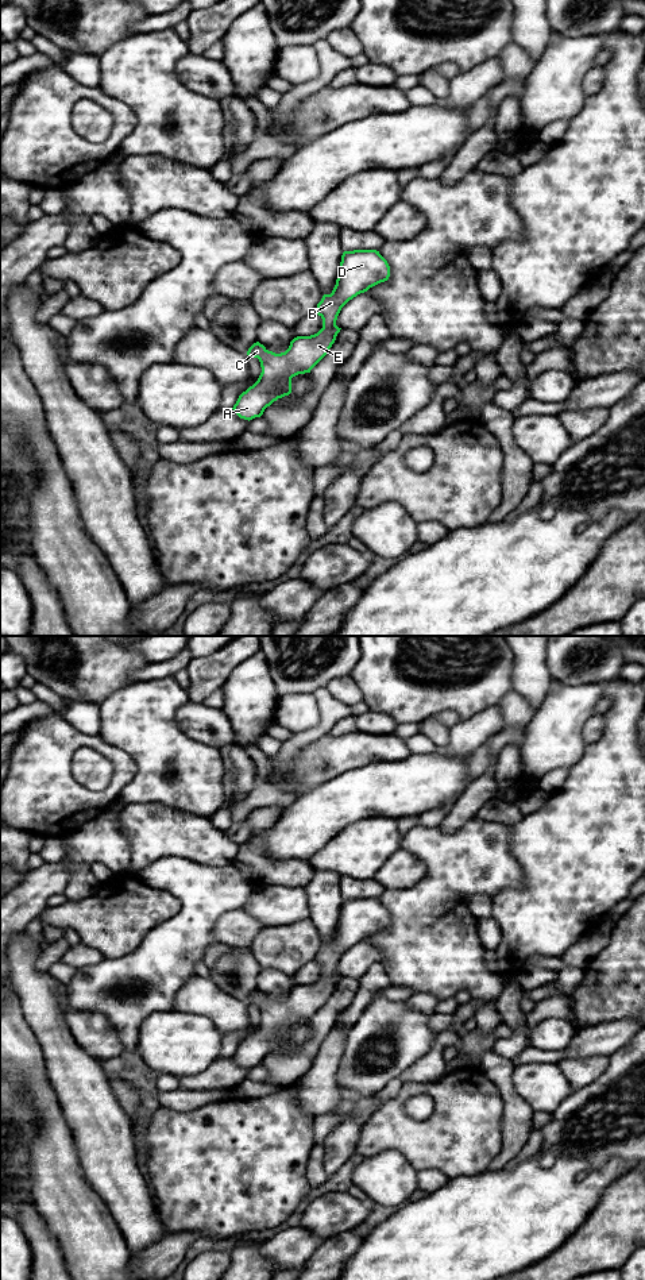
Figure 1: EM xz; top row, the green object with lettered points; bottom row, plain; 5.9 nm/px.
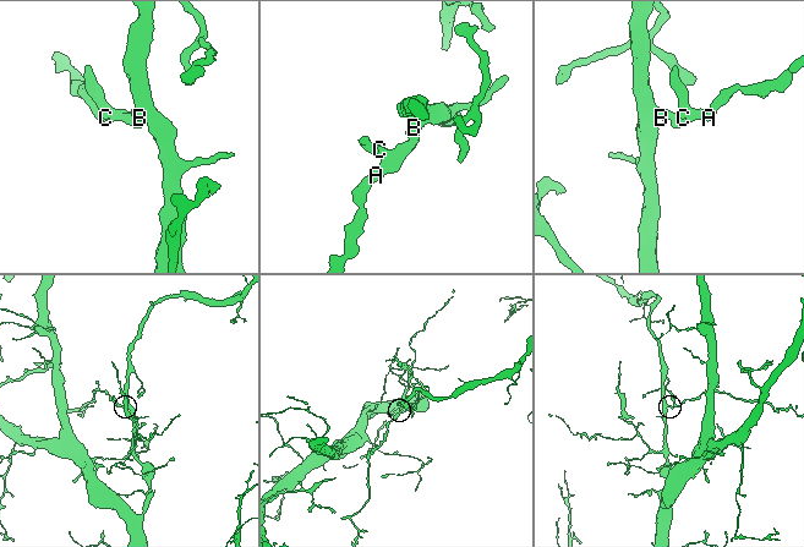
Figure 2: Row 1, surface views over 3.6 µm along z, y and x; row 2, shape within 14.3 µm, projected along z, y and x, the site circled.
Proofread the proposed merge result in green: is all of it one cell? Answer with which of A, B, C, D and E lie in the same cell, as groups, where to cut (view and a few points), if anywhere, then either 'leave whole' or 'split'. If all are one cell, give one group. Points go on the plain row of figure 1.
A C E / B D | xz (335, 972), (331, 976), (323, 976) | split

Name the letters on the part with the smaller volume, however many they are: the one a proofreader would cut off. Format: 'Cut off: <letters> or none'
Cut off: A, C, E

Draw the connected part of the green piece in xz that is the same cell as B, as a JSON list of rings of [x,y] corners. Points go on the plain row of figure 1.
[[[376,898],[344,899],[339,914],[336,933],[331,942],[324,942],[316,961],[322,967],[322,976],[336,974],[341,956],[354,945],[387,929],[390,914]]]

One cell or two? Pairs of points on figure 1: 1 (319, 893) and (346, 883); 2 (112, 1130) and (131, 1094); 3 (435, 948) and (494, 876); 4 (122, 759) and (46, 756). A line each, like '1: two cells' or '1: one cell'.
1: two cells
2: two cells
3: one cell
4: one cell

